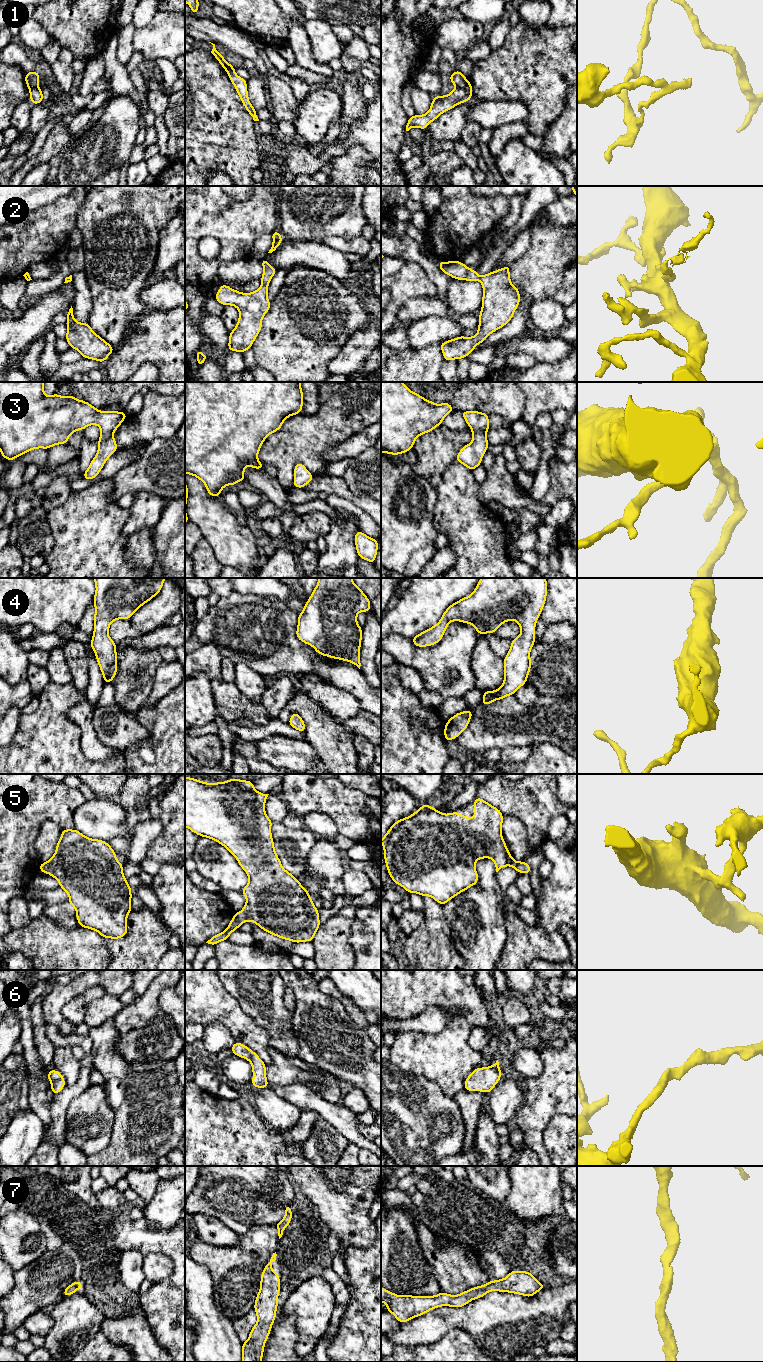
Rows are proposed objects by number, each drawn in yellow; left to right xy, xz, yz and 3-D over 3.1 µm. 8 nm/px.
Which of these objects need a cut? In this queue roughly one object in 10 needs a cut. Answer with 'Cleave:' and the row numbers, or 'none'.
Cleave: 1, 2

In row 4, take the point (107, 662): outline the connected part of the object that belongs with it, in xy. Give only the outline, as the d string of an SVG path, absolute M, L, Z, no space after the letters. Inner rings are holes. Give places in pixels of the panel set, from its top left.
M94 578L96 586L93 598L95 606L94 631L90 647L95 652L97 663L105 683L111 683L117 673L116 643L108 635L114 620L130 619L144 604L155 597L162 589L166 578Z

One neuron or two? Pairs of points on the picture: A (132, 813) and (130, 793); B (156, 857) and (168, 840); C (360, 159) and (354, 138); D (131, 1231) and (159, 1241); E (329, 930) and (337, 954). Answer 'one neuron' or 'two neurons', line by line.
A: one neuron
B: one neuron
C: two neurons
D: one neuron
E: one neuron

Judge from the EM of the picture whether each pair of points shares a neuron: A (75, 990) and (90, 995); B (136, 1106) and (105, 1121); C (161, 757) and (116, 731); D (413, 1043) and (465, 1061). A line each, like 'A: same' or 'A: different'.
A: different
B: different
C: different
D: same

